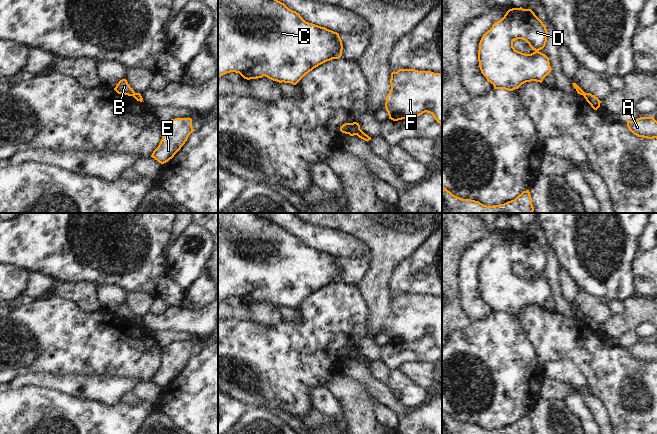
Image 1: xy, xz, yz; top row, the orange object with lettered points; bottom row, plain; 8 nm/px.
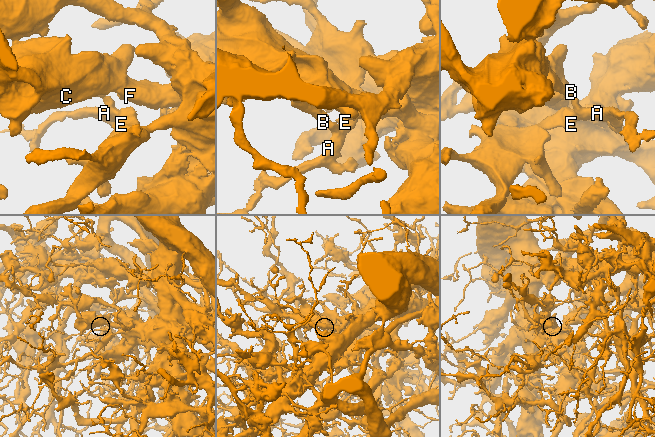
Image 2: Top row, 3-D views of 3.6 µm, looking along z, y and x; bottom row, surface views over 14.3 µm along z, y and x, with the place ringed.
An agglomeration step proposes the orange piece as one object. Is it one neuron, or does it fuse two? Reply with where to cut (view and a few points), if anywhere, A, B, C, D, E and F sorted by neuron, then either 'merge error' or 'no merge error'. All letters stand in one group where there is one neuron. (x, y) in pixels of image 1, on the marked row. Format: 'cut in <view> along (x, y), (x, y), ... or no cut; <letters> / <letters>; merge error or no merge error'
cut in xz along (360, 129), (355, 134); A E / B C D F; merge error

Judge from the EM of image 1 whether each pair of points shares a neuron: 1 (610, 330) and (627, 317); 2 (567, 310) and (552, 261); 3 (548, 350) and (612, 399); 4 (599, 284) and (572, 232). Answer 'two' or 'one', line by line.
1: one
2: one
3: one
4: one

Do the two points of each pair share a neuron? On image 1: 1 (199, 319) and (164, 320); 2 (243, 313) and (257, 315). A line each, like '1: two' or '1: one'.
1: one
2: two

